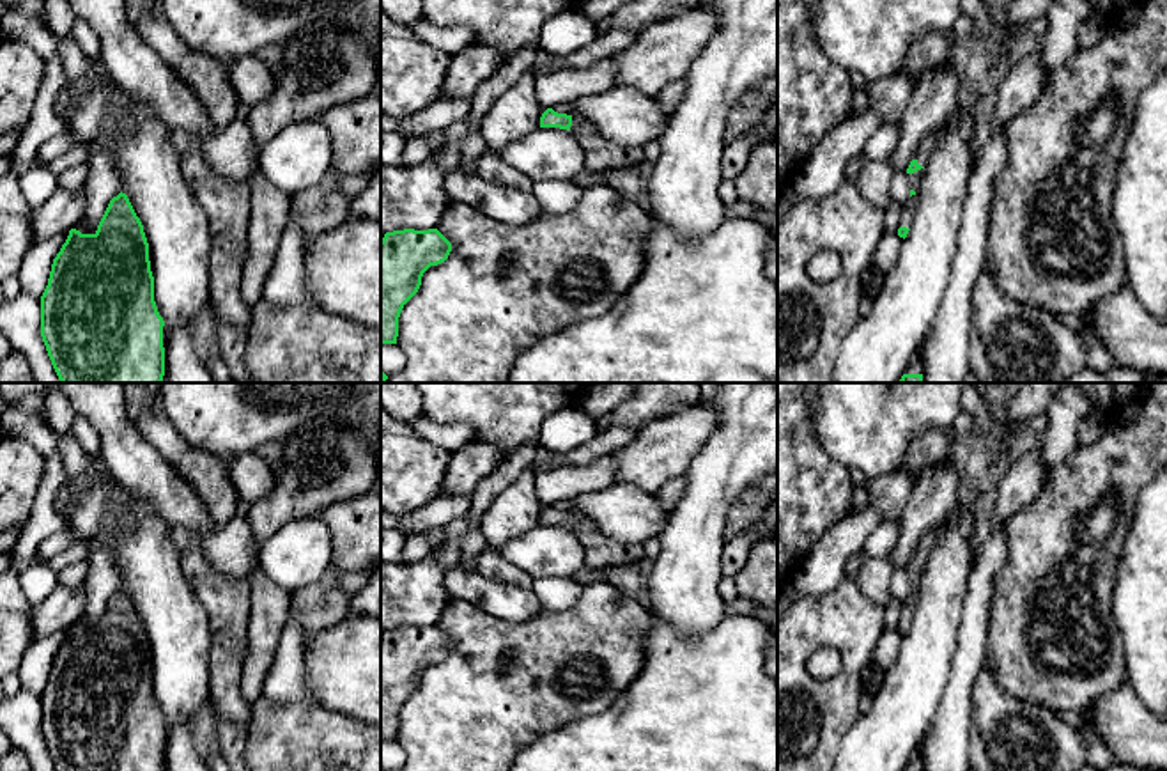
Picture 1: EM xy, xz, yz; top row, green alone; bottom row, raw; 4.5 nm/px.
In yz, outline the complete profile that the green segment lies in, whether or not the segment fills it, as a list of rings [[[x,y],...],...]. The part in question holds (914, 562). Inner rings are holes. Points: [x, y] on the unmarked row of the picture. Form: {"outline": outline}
{"outline": [[[937,525],[919,541],[917,551],[907,565],[912,587],[910,587],[908,597],[903,601],[901,619],[900,619],[900,626],[898,626],[898,633],[903,635],[903,636],[907,635],[910,622],[914,619],[914,610],[916,610],[916,604],[917,604],[917,585],[919,585],[919,578],[923,574],[923,567],[924,567],[924,564],[930,557],[930,551],[931,551],[935,541],[937,541],[940,530],[942,530],[940,525]]]}

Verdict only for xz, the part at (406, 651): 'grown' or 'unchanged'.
unchanged

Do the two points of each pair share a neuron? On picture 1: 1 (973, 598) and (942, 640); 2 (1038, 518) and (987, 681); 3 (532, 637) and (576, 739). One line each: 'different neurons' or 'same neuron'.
1: different neurons
2: different neurons
3: different neurons

